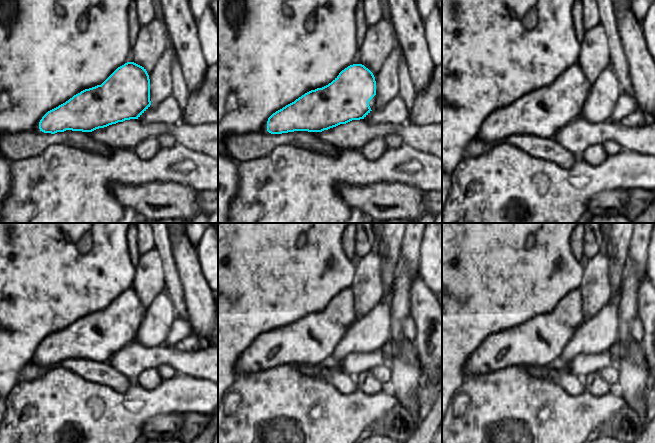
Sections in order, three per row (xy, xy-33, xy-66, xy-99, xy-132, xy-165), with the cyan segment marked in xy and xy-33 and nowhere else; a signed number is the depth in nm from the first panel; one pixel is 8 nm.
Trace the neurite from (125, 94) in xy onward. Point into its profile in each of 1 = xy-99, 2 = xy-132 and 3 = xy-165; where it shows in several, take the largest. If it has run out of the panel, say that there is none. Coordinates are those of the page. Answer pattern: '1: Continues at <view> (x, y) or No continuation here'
1: Continues at xy-99 (98, 336)
2: Continues at xy-132 (312, 340)
3: Continues at xy-165 (540, 341)

